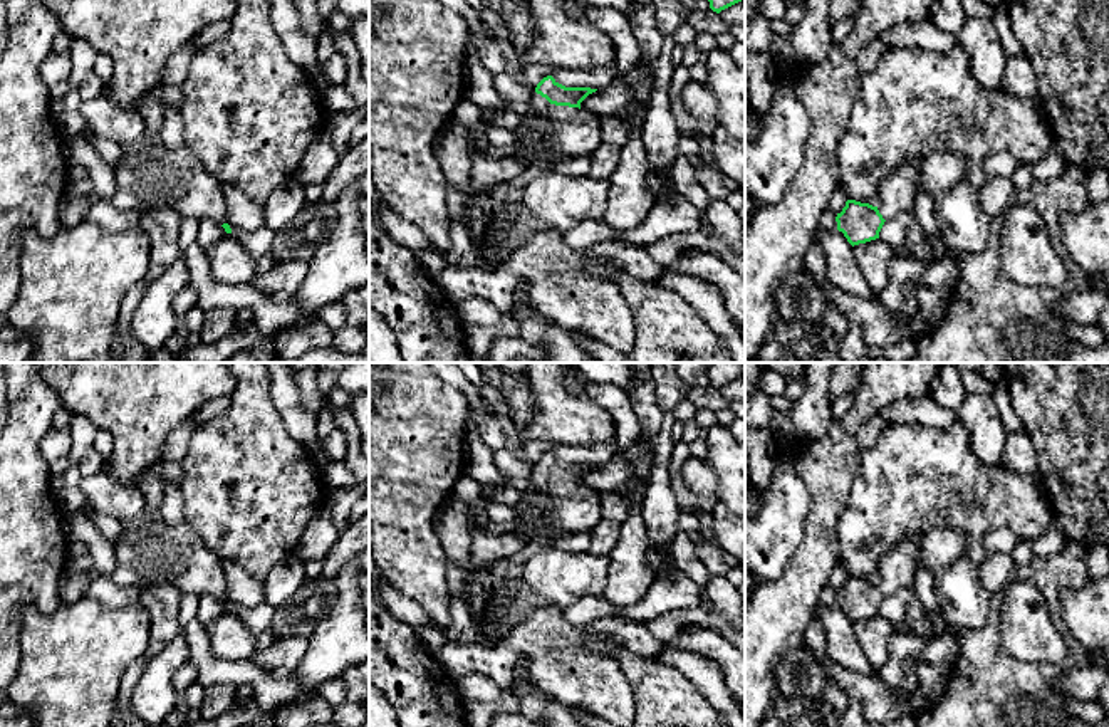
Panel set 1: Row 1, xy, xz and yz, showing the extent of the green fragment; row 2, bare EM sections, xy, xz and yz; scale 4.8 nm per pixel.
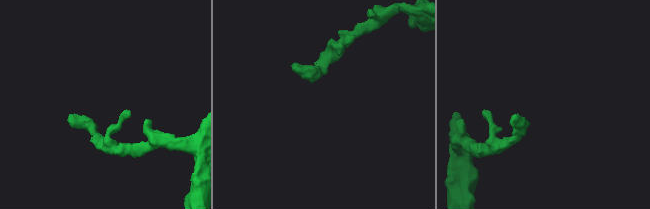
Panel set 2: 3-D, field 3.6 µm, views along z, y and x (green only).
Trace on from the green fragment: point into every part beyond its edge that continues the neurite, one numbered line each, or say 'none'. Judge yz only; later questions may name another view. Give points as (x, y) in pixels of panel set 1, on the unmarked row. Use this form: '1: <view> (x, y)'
1: yz (896, 571)

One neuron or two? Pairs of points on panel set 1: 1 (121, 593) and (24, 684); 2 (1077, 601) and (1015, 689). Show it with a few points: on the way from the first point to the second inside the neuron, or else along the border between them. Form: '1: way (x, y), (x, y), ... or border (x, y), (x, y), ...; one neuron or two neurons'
1: border (86, 595), (108, 606), (140, 603); two neurons
2: border (1062, 588), (1061, 617), (1071, 635), (1088, 652); two neurons

